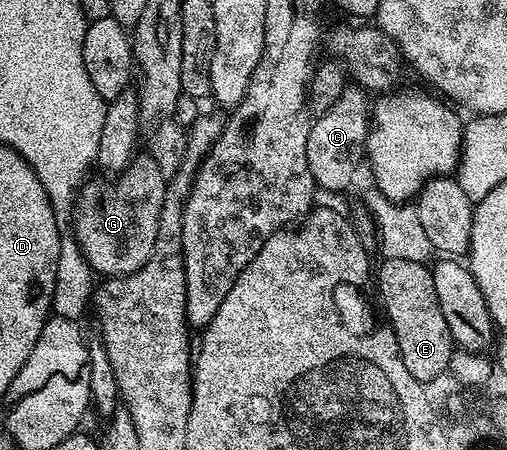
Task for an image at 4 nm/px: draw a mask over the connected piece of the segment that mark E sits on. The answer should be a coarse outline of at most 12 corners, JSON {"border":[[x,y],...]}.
{"border":[[385,258],[379,299],[403,366],[430,382],[455,351],[428,263]]}

